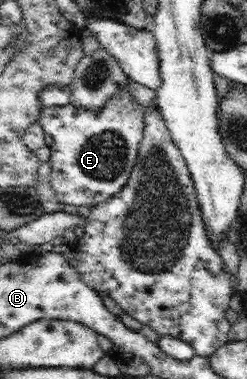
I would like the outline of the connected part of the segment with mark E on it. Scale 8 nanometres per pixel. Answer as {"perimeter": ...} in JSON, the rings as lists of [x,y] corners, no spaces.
{"perimeter":[[[128,88],[119,90],[99,110],[65,106],[41,108],[37,124],[53,137],[51,158],[51,187],[57,201],[64,205],[95,207],[119,194],[137,164],[139,146],[145,128],[145,108]]]}

